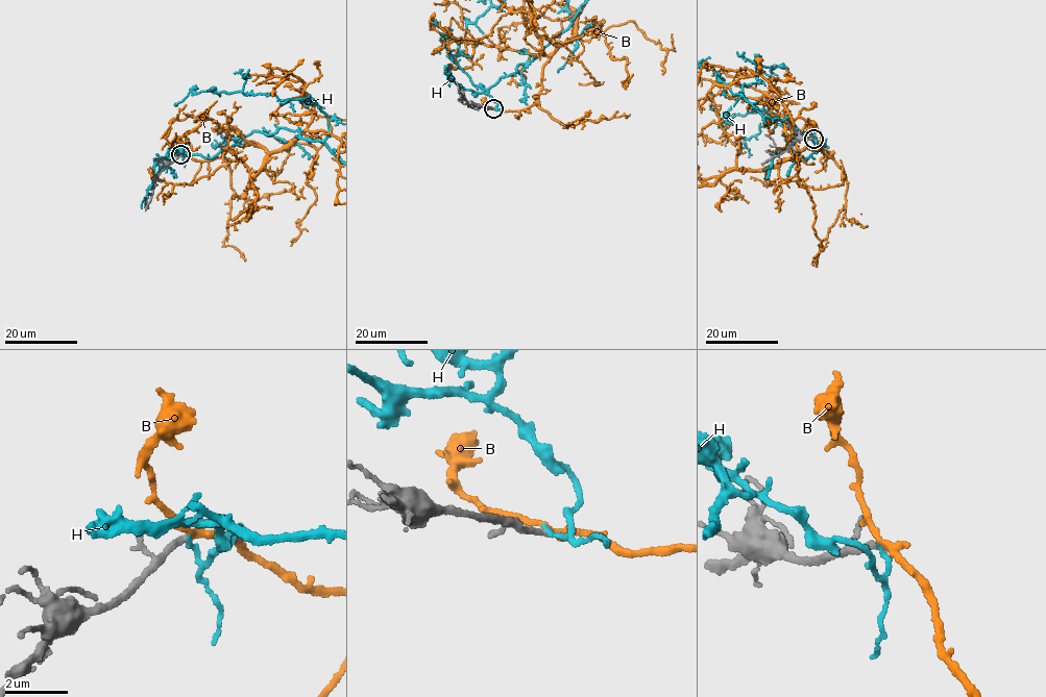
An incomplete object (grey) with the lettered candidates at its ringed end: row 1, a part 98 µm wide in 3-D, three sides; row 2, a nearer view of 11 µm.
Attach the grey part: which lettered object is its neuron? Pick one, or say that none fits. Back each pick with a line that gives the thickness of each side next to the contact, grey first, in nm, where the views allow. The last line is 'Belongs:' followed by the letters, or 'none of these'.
B: calibres 190 and 220 nm
Belongs: B

